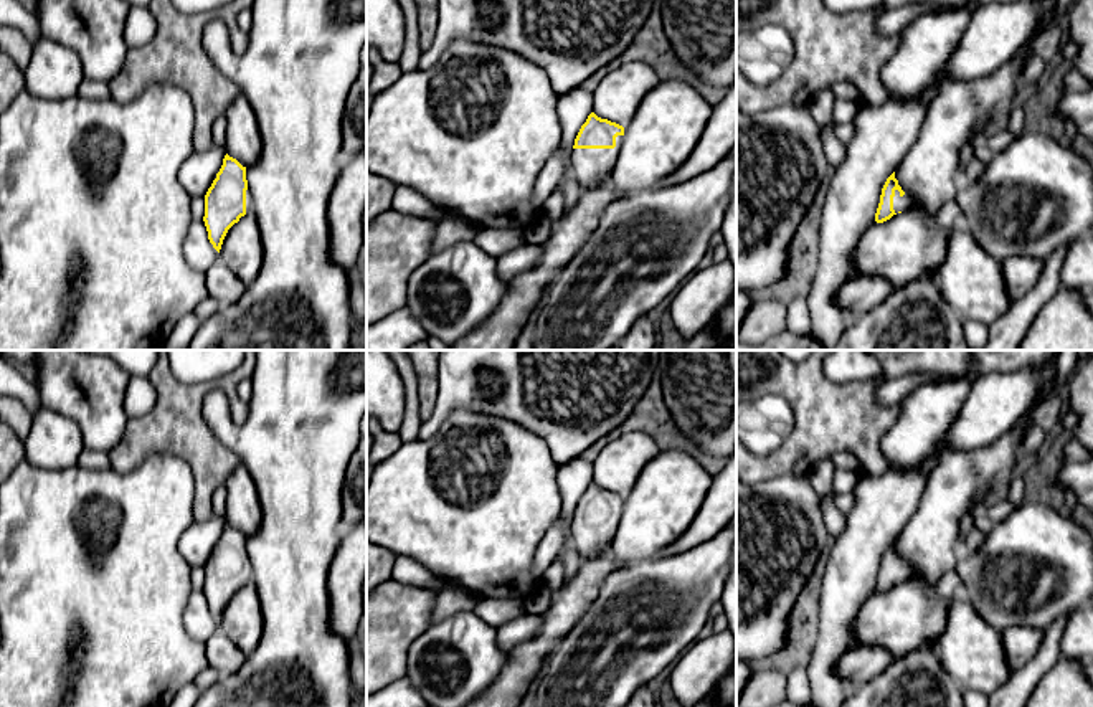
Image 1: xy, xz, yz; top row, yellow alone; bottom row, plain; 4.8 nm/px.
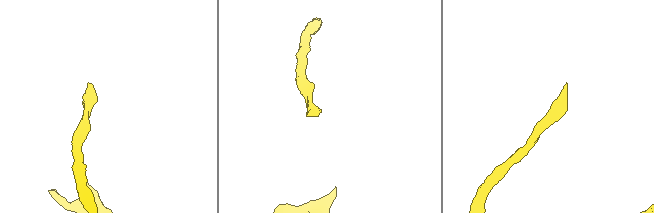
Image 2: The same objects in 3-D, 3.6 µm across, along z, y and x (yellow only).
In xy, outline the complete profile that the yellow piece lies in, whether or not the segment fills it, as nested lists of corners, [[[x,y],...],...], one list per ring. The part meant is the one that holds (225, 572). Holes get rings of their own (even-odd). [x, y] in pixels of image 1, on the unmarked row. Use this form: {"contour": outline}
{"contour": [[[226,524],[216,548],[205,565],[203,591],[208,610],[218,623],[228,600],[246,583],[253,583],[246,537]]]}

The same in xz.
{"contour": [[[594,482],[588,486],[571,520],[573,545],[581,558],[611,545],[622,505],[622,496],[601,489]]]}

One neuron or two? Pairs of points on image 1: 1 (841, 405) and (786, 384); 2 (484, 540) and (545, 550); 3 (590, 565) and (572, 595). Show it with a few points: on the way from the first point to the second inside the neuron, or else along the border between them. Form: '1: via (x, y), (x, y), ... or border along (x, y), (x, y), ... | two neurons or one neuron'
1: via (828, 405), (823, 405), (799, 384) | one neuron
2: border along (558, 516), (535, 552), (534, 575), (537, 578) | two neurons
3: via (590, 572), (590, 577), (578, 588) | one neuron

